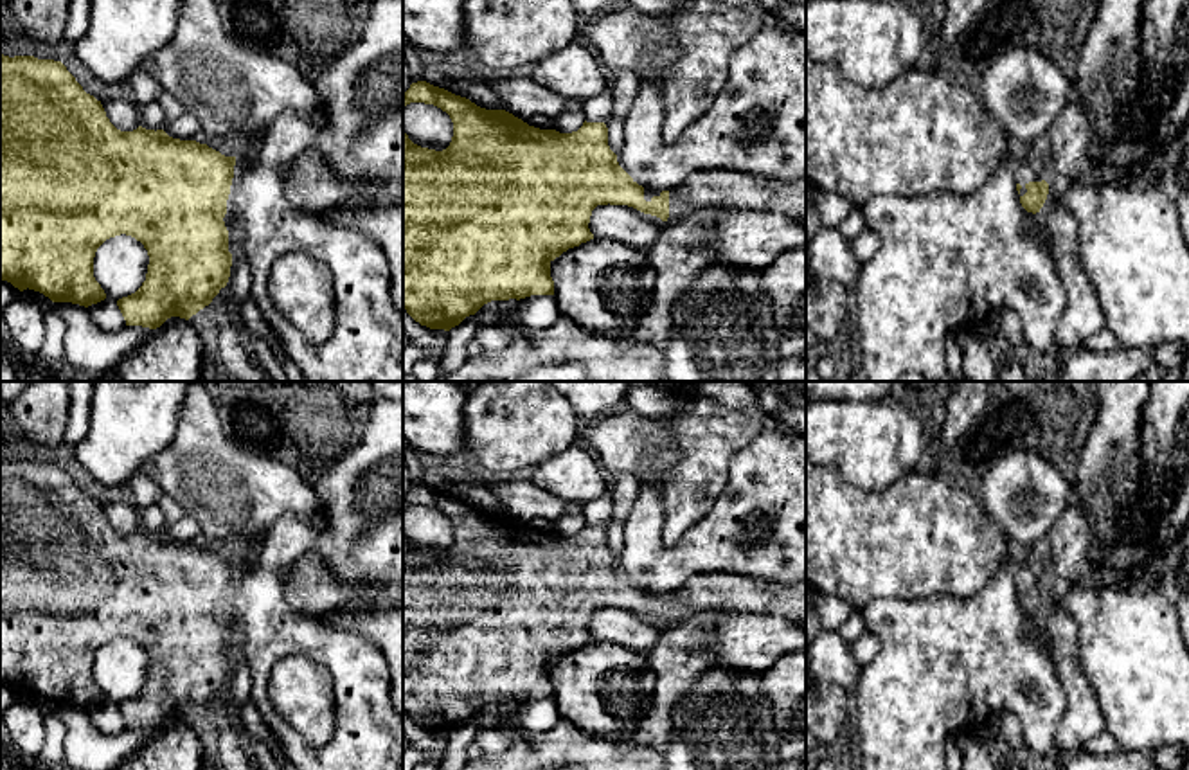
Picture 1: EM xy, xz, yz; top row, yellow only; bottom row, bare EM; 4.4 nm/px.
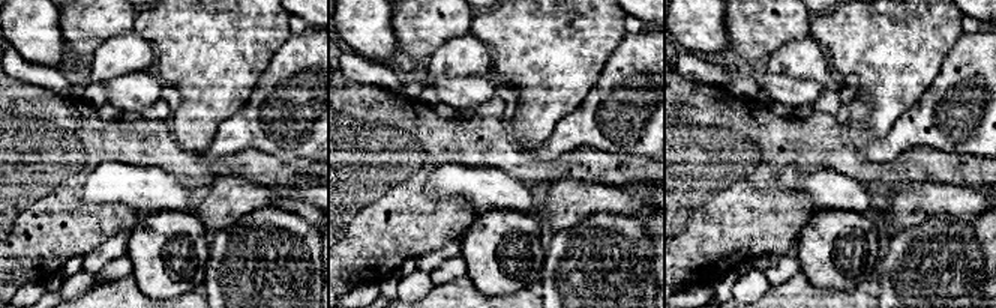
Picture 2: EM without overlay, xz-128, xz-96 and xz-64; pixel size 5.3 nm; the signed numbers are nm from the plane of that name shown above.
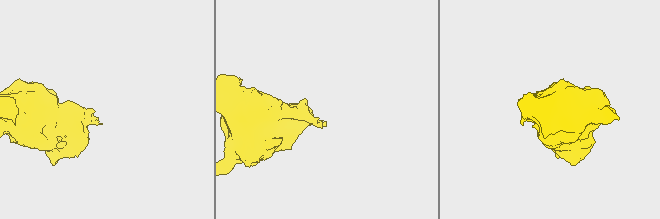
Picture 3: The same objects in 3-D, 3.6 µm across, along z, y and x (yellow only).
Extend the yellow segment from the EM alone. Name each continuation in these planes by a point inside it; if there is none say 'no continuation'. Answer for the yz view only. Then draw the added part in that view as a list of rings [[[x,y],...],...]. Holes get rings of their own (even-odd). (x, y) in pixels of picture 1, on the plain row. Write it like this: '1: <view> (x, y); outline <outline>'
1: yz (1022, 574); outline [[[1025,563],[1013,565],[1013,579],[1015,579],[1016,586],[1022,588],[1018,599],[1024,599],[1027,595],[1025,588],[1029,585],[1041,585],[1041,583],[1045,583],[1040,578],[1036,578],[1033,574],[1033,570]]]

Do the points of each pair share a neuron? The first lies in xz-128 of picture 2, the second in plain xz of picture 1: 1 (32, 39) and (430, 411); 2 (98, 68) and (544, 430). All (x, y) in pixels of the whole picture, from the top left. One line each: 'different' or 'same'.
1: same
2: different

